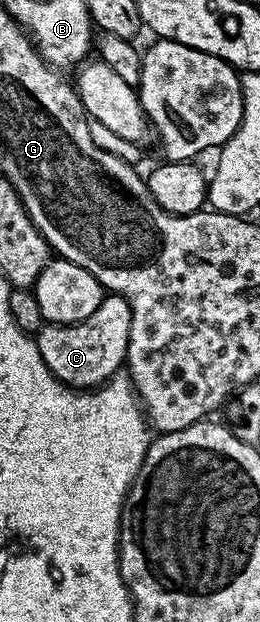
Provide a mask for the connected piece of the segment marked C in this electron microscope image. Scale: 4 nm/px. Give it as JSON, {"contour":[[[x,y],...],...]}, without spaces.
{"contour":[[[113,293],[107,294],[103,298],[100,309],[92,313],[79,323],[46,323],[36,332],[36,342],[40,349],[40,357],[44,357],[44,365],[62,383],[67,383],[70,387],[79,389],[93,389],[102,386],[103,383],[110,382],[115,375],[123,370],[126,361],[126,350],[130,340],[130,323],[134,320],[134,313],[130,310],[128,301],[122,295]]]}

